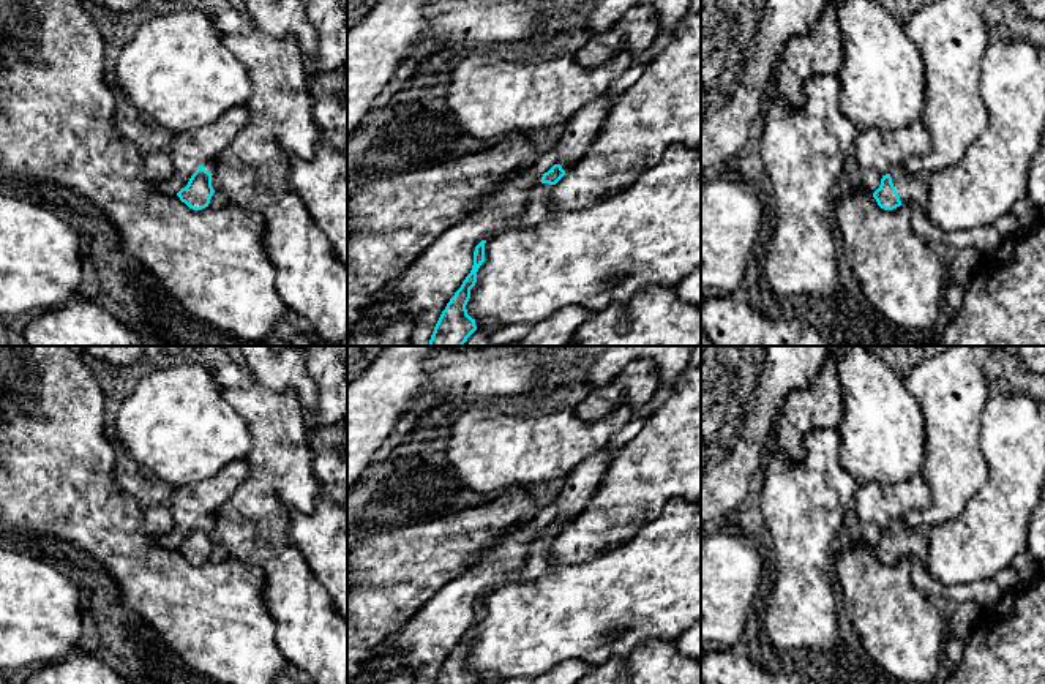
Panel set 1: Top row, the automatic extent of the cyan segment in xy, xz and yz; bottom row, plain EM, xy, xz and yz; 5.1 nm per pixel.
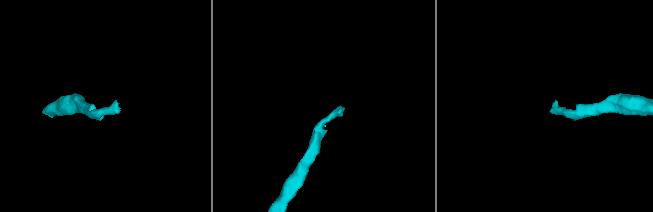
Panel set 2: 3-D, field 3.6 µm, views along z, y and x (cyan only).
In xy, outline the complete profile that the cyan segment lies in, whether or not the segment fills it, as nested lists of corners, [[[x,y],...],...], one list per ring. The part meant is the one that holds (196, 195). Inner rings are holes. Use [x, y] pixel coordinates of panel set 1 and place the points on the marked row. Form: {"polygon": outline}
{"polygon": [[[213,160],[205,161],[191,175],[188,185],[177,193],[180,201],[185,202],[189,209],[202,210],[208,207],[210,199],[215,193],[212,186],[213,167]]]}

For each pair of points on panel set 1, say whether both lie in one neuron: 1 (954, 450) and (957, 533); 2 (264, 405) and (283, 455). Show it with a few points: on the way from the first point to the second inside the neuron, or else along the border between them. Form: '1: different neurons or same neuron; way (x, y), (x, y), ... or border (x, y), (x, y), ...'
1: different neurons; border (981, 487), (960, 514), (932, 528)
2: same neuron; way (272, 417), (273, 443)

